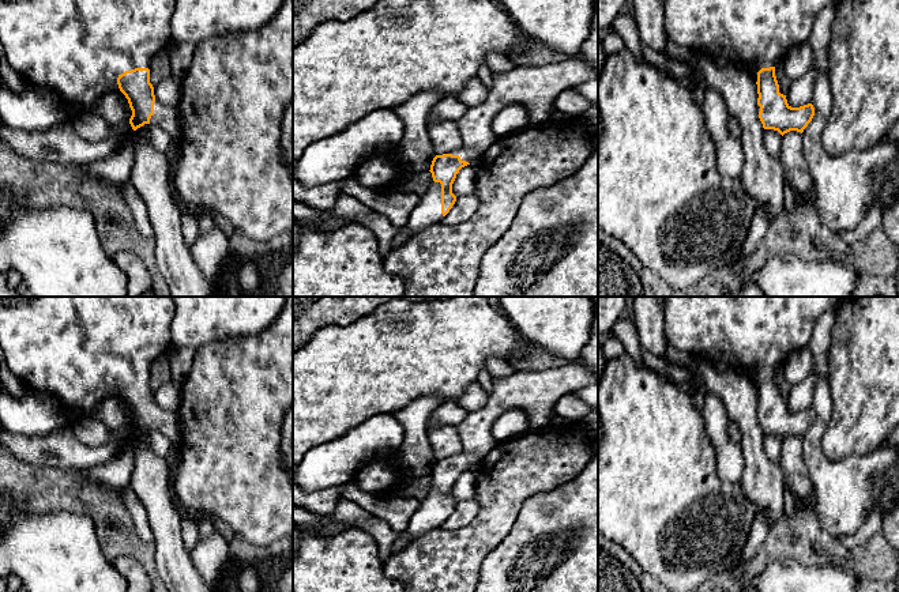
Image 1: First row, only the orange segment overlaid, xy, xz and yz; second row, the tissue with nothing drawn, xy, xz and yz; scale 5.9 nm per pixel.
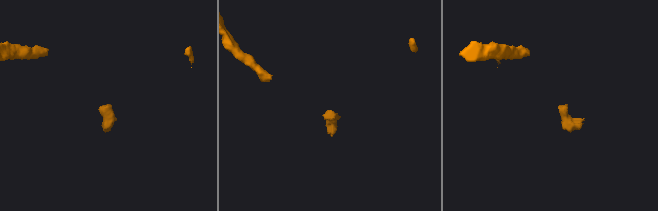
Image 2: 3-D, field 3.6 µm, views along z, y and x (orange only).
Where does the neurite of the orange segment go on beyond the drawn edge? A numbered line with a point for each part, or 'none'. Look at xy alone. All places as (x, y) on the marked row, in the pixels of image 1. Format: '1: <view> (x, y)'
1: xy (78, 48)
2: xy (168, 119)

